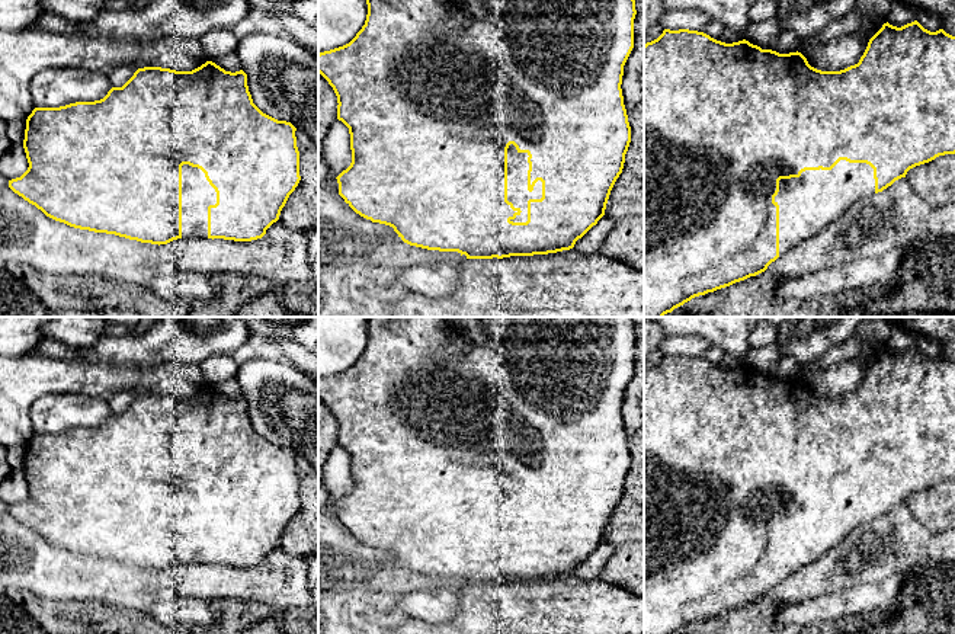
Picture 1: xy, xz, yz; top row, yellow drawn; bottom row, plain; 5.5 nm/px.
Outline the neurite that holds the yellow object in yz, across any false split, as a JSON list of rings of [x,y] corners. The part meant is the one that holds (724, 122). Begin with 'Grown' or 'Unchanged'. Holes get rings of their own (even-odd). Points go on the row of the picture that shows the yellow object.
Grown. [[[917,20],[901,28],[892,26],[888,22],[869,39],[868,47],[859,63],[840,71],[821,71],[811,67],[801,52],[779,54],[772,49],[762,49],[757,45],[743,39],[733,44],[725,44],[698,31],[664,29],[663,33],[644,45],[644,317],[663,317],[674,308],[683,305],[695,297],[714,292],[730,286],[736,282],[756,276],[767,269],[779,256],[785,254],[795,246],[820,234],[833,221],[845,215],[845,212],[858,201],[868,199],[878,192],[891,186],[895,180],[906,177],[907,172],[916,166],[929,163],[939,156],[955,154],[955,36],[943,29],[930,32]]]

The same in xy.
Grown. [[[212,61],[192,71],[144,67],[100,100],[35,108],[23,140],[29,167],[9,188],[47,217],[80,230],[158,246],[177,238],[251,241],[279,220],[301,180],[295,131],[253,103],[243,70],[225,71]]]

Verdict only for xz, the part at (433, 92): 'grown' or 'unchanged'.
grown

